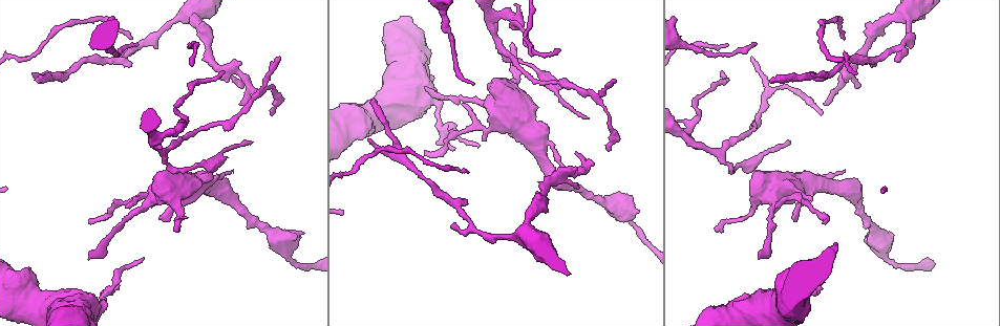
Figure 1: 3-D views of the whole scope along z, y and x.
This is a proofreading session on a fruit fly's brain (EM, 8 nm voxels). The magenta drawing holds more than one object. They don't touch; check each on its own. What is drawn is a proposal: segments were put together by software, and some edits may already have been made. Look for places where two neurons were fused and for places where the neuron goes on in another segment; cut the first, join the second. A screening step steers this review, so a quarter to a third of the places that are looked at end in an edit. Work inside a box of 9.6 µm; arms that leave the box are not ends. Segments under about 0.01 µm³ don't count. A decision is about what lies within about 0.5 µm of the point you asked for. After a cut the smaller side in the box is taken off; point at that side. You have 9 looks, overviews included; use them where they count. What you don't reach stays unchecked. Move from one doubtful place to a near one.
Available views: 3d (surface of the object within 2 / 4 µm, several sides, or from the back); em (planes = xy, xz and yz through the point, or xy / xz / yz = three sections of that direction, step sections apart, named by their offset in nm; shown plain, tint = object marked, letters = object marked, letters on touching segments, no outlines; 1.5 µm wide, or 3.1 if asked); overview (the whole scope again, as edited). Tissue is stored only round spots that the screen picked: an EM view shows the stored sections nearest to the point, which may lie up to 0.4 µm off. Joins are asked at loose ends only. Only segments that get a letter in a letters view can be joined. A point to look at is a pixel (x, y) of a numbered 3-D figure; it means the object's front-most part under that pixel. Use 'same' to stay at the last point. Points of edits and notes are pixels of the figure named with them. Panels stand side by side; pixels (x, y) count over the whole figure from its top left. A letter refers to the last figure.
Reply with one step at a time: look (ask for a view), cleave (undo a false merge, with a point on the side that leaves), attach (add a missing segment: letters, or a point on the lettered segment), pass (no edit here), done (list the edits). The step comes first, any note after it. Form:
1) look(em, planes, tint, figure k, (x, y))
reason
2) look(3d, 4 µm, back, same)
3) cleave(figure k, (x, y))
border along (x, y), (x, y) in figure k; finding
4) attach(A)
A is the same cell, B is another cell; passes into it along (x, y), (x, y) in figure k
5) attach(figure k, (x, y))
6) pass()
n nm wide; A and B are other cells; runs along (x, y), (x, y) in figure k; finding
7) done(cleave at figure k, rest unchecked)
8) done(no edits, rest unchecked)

look(em, planes, letters, figure 1, (33, 73))
tapers out

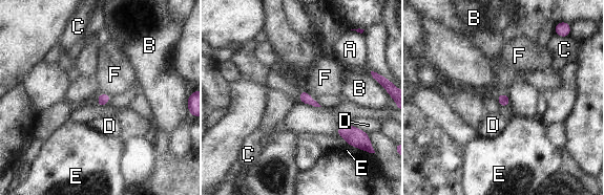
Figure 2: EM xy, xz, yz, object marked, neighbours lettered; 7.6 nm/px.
pass()
A, B, C, D, E and F are other cells; border along (305, 91), (315, 101) in figure 2; no lettered segment goes on from it

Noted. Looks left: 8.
look(em, xy, step 8, tint, figure 1, (143, 259))
branch stops here

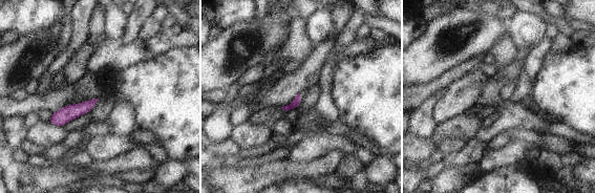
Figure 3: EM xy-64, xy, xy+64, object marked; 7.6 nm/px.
look(em, planes, letters, same)

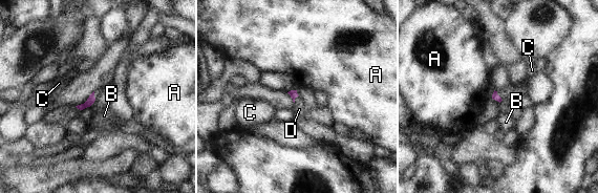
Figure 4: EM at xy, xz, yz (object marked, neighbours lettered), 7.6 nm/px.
attach(D)
D touches over 90 nm; D is the same cell, A, B and C are other cells; it goes on there

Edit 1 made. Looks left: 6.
look(overview)
see it whole again

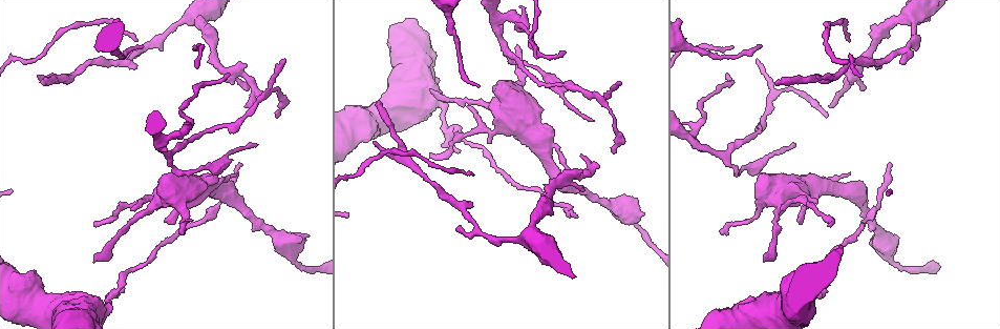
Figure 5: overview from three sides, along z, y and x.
look(em, xy, step 8, tint, figure 5, (723, 154))
three-way junction

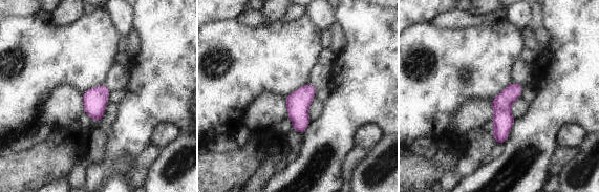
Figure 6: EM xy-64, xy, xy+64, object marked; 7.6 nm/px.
look(em, planes, letters, same)

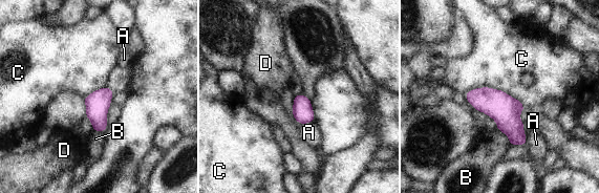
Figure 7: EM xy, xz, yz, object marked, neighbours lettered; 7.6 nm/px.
pass()
A, B, C and D are other cells; all the same neuron

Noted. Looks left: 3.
look(3d, 4 µm, figure 5, (248, 88))

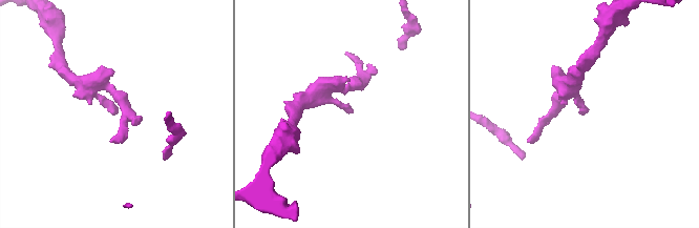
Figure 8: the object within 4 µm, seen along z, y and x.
look(em, planes, letters, figure 8, (116, 114))
need the tissue

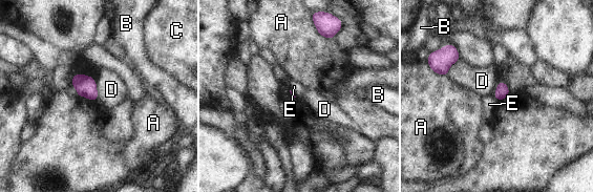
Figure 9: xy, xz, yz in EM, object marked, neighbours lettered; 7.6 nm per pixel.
pass()
D touches over 180 nm; A, B, C, D and E are other cells; border along (91, 77), (96, 83), (98, 99) in figure 9; none of them fits

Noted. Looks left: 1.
done(attach at figure 4, rest unchecked)

